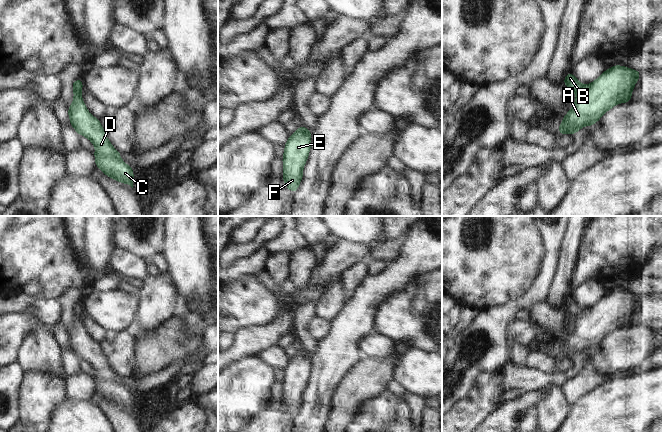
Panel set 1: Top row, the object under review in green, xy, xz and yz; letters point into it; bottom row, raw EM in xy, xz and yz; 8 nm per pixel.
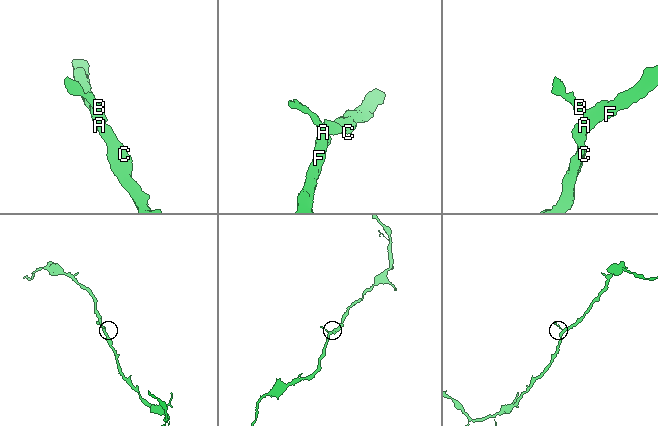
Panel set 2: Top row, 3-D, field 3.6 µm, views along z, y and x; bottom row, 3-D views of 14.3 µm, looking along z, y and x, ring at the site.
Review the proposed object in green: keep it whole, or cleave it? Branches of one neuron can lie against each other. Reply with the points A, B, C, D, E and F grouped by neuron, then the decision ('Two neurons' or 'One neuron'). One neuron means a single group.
Groups: A B C D E F. One neuron

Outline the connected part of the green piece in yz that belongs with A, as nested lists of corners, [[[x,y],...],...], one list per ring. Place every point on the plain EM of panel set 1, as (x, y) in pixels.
[[[615,289],[604,294],[592,307],[582,309],[572,296],[568,297],[563,309],[576,318],[576,325],[556,356],[574,359],[582,351],[594,349],[618,327],[630,326],[640,298],[641,295]]]

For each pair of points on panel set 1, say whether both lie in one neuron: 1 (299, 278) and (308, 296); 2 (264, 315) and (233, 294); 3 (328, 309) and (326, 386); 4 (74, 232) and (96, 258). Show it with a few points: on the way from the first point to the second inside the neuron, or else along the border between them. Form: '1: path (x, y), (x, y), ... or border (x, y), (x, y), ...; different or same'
1: border (306, 287), (296, 290); different
2: path (256, 307), (241, 300); same
3: border (344, 303), (343, 307), (329, 321); different
4: border (84, 226), (84, 262), (86, 264); different

